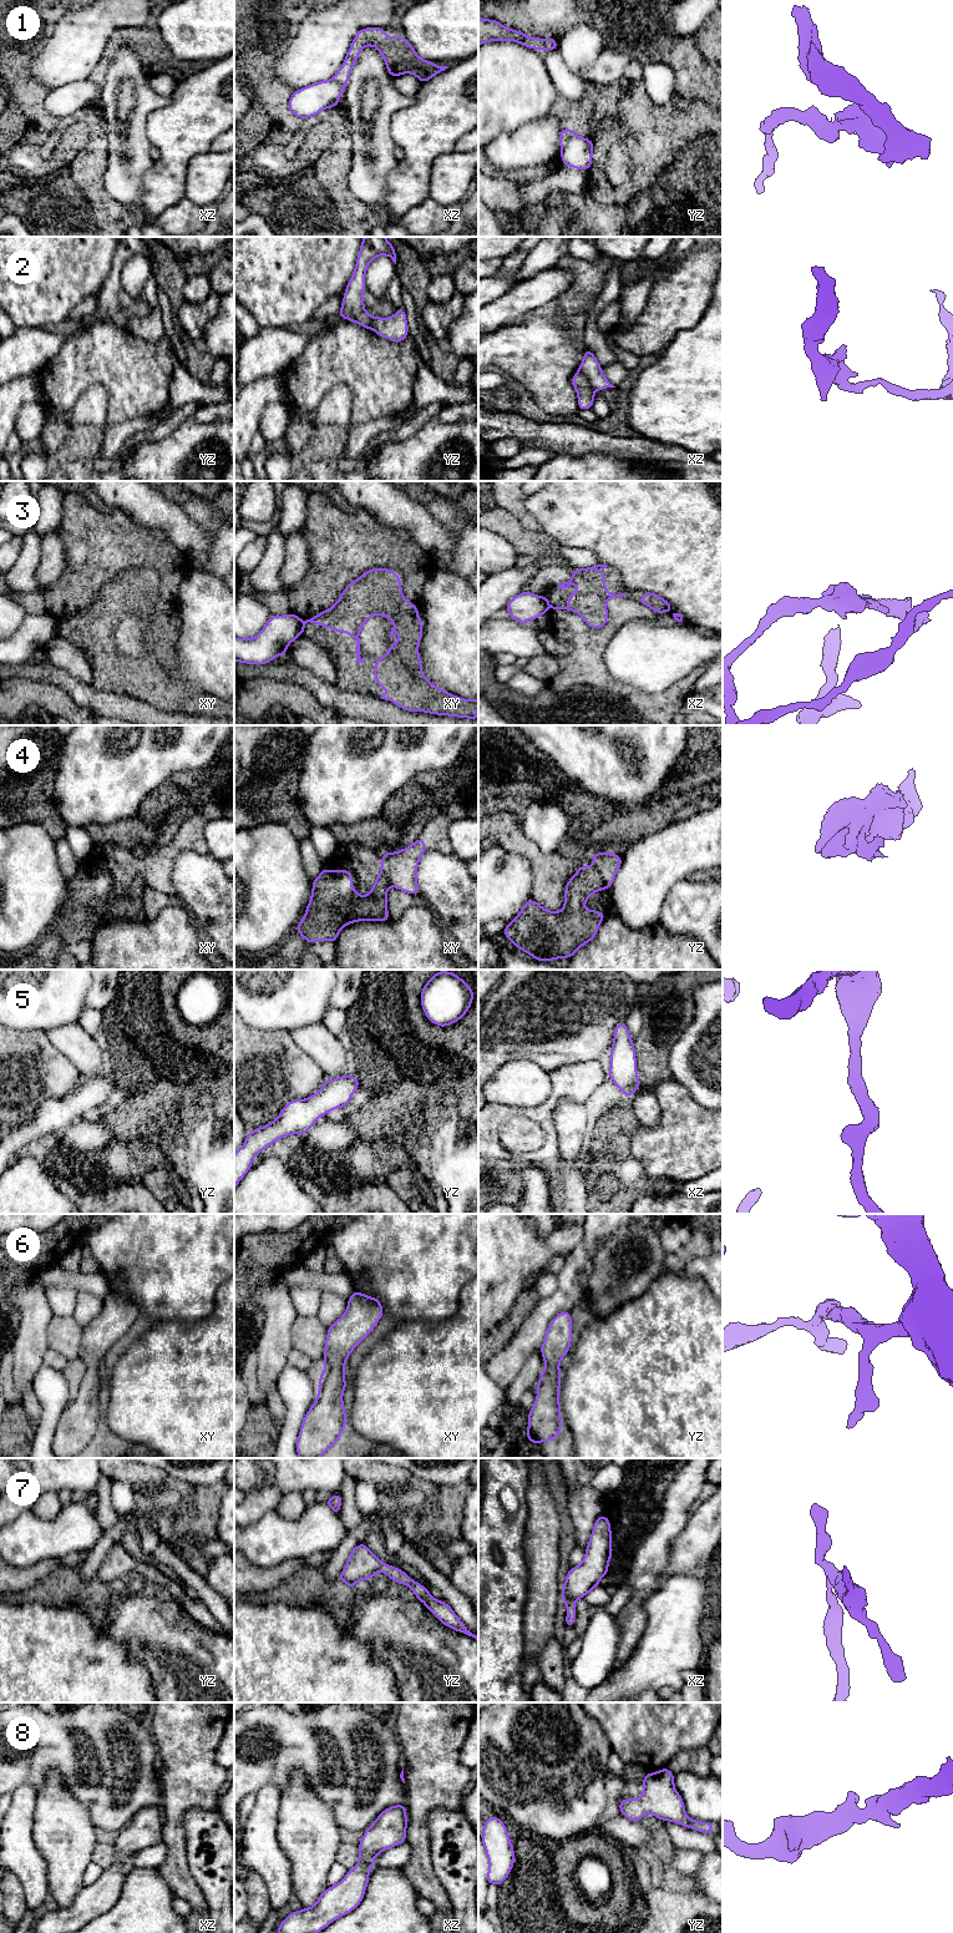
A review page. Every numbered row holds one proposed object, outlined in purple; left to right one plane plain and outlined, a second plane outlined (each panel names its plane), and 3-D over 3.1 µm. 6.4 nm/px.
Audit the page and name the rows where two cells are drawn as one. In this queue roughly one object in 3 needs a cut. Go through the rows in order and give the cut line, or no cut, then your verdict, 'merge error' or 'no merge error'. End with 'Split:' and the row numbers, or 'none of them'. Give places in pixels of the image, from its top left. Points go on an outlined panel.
1: cut yz (573, 135), (561, 147); merge error
2: cut xz (578, 370), (593, 389); merge error
3: cut xy (302, 621), (303, 632); merge error
4: cut yz (589, 866), (599, 874), (602, 881), (608, 887); merge error
5: cut none; no merge error
6: cut none; no merge error
7: cut none; no merge error
8: cut none; no merge error
Split: 1, 2, 3, 4

